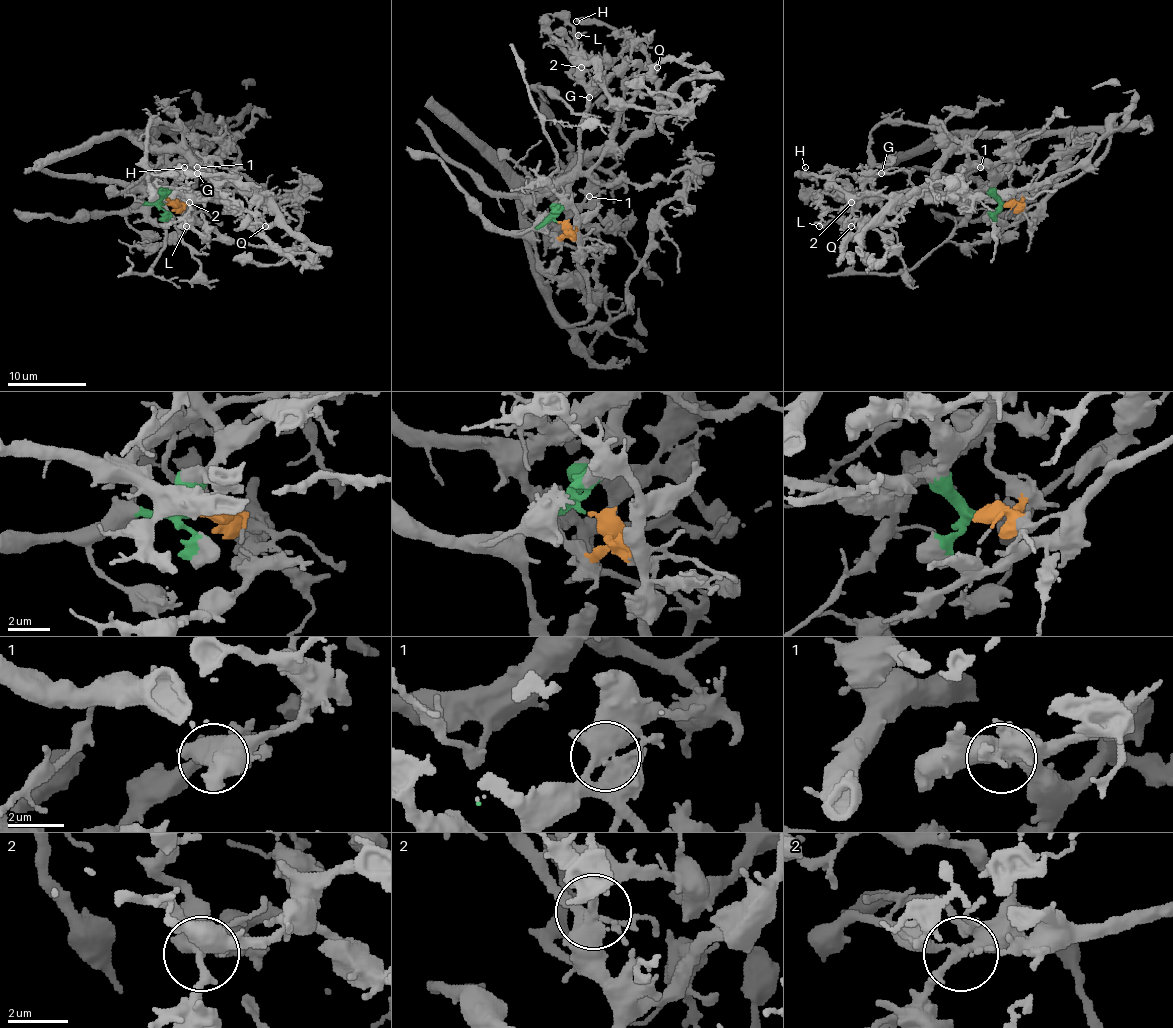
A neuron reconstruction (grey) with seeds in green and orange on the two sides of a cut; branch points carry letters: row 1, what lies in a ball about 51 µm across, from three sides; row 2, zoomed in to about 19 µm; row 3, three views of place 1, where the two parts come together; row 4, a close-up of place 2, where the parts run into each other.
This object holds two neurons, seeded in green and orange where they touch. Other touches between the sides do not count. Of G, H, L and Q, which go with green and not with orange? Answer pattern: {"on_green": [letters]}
{"on_green": ["H"]}

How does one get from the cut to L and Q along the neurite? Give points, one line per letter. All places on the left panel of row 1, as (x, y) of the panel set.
L: (165, 204), (173, 204), (153, 177), (144, 183), (151, 195), (187, 191), (195, 196), (187, 226)
Q: (165, 204), (173, 204), (149, 177), (144, 185), (151, 195), (218, 196), (266, 226)

